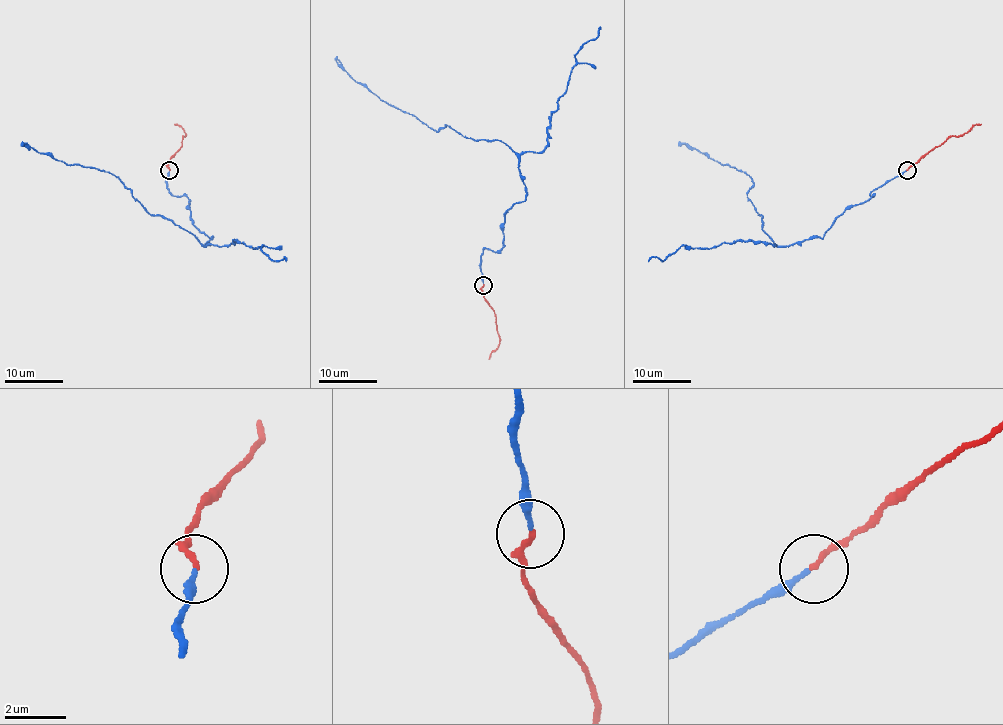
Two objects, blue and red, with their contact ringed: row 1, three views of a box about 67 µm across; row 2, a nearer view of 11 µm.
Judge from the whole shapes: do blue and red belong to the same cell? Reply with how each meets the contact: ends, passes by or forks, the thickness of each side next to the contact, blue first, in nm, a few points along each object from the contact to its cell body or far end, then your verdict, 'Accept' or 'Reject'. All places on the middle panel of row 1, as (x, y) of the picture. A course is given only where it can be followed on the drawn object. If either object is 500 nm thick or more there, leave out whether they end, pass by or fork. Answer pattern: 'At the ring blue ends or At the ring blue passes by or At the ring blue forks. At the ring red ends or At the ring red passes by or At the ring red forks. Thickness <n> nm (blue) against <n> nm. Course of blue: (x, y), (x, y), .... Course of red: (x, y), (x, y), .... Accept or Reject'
At the ring blue ends. At the ring red ends. Thickness 170 nm (blue) against 180 nm. Course of blue: (483, 284), (481, 253), (503, 245), (504, 214), (525, 199), (519, 156), (448, 125), (433, 131), (336, 56). Course of red: (483, 284), (481, 295), (496, 315), (499, 335), (499, 345), (489, 358). Accept

